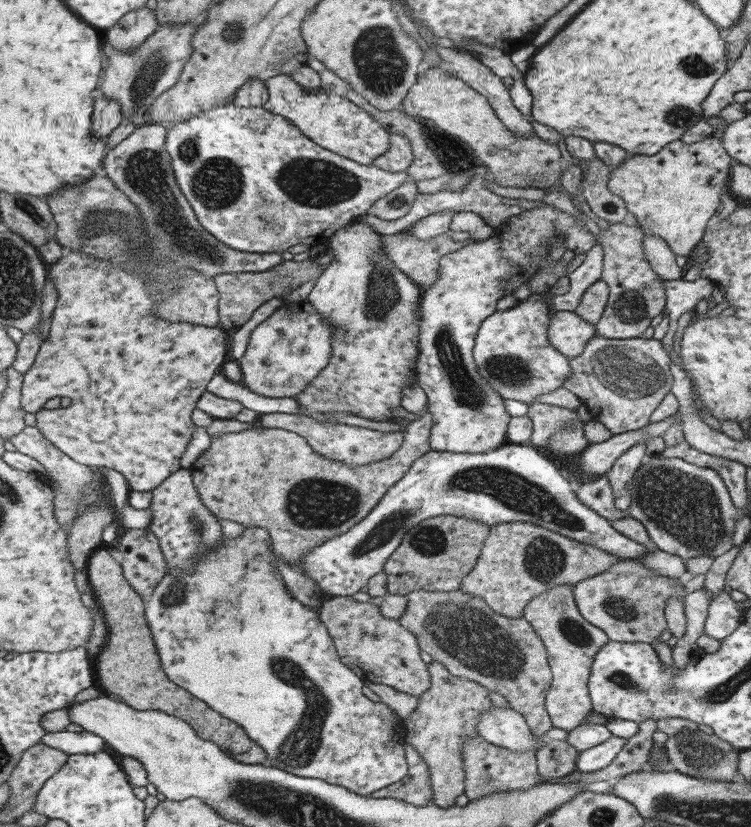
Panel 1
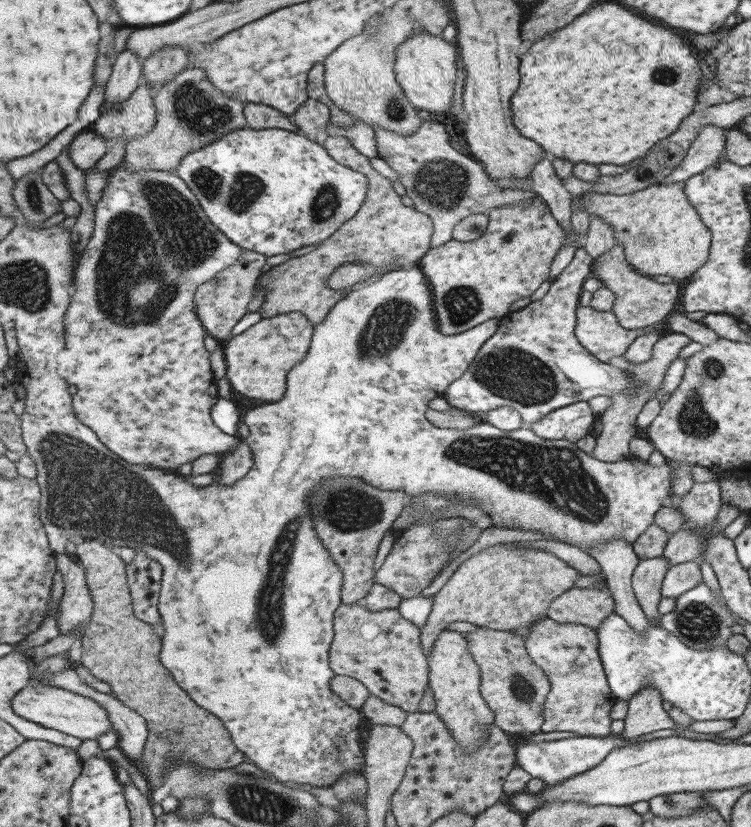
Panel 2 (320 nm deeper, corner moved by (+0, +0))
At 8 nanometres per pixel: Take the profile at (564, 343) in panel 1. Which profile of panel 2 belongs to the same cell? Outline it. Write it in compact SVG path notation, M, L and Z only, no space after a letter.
M579 306L575 315L574 335L577 342L589 354L606 363L610 358L623 356L637 336L643 336L648 332L658 332L660 336L668 333L665 320L640 329L627 330L619 326L616 316L611 311L597 312L589 306Z

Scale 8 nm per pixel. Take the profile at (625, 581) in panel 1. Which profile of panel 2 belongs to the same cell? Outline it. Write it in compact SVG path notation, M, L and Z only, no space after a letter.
M571 587L548 604L545 616L559 624L579 624L595 630L611 613L614 604L608 587Z

